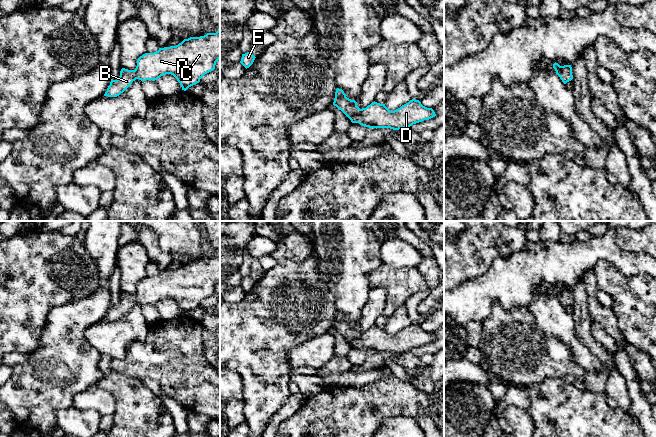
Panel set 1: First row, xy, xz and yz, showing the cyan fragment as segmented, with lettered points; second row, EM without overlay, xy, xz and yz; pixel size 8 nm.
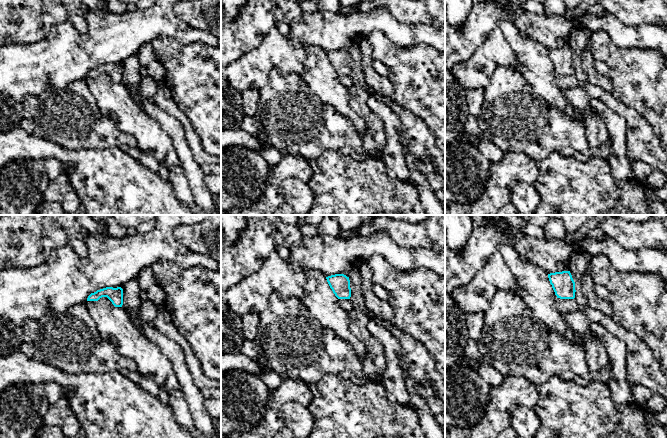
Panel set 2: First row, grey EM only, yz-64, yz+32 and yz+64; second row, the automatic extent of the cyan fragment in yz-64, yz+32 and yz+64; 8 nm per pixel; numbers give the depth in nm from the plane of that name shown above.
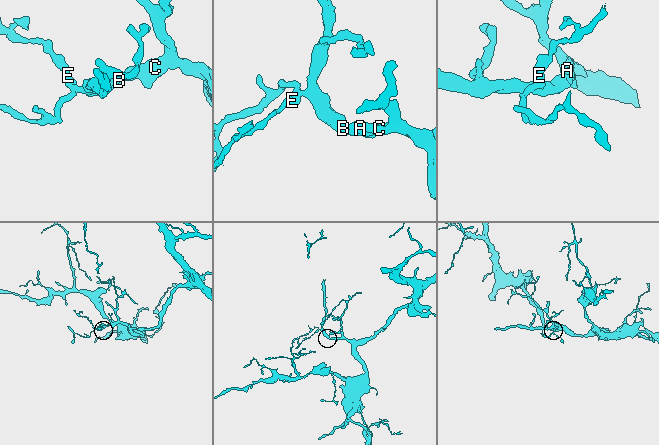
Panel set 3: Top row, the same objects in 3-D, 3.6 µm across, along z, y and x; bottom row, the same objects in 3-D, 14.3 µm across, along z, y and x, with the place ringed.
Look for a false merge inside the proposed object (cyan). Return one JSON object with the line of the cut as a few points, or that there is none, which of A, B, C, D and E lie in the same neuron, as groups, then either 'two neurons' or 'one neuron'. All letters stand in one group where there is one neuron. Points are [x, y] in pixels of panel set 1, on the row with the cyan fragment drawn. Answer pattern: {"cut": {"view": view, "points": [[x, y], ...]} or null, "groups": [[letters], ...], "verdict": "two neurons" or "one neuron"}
{"cut": null, "groups": [["A", "B", "C", "D", "E"]], "verdict": "one neuron"}

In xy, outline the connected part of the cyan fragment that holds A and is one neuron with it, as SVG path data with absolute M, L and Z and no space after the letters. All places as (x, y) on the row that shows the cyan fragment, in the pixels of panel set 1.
M220 30L200 37L190 37L176 46L143 54L138 58L134 70L122 68L119 78L111 79L104 96L119 96L136 79L155 81L166 74L173 75L182 90L186 91L199 83L205 74L213 71L219 59Z

